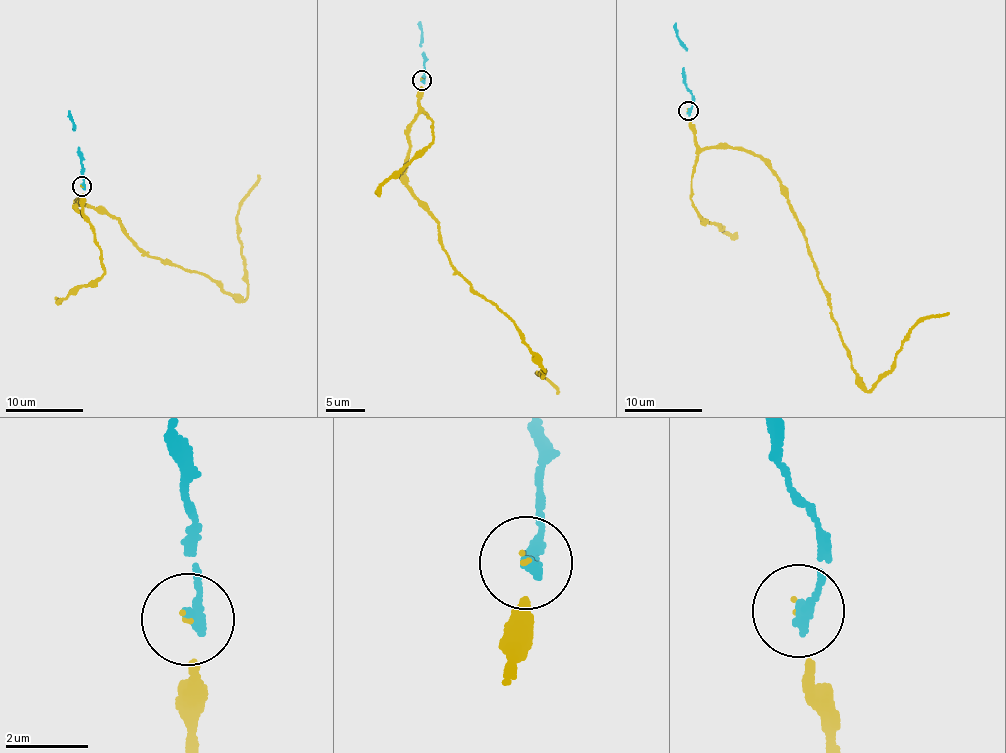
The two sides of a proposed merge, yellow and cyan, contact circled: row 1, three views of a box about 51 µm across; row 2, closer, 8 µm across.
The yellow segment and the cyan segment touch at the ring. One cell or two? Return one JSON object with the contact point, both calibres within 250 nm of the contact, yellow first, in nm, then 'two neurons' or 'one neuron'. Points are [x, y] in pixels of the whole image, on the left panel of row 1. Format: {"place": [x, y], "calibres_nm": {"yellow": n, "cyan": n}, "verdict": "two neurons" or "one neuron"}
{"place": [82, 186], "calibres_nm": {"yellow": 50, "cyan": 260}, "verdict": "one neuron"}

